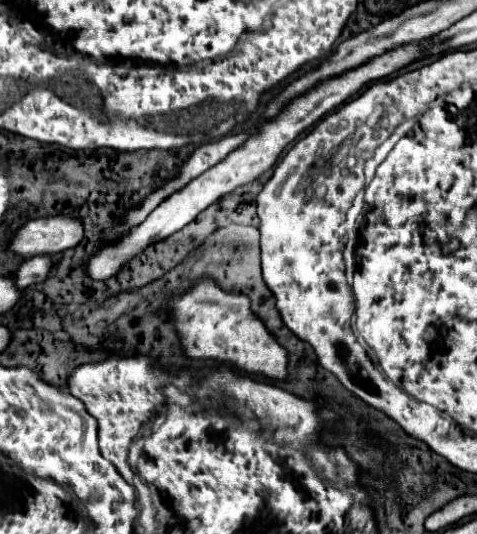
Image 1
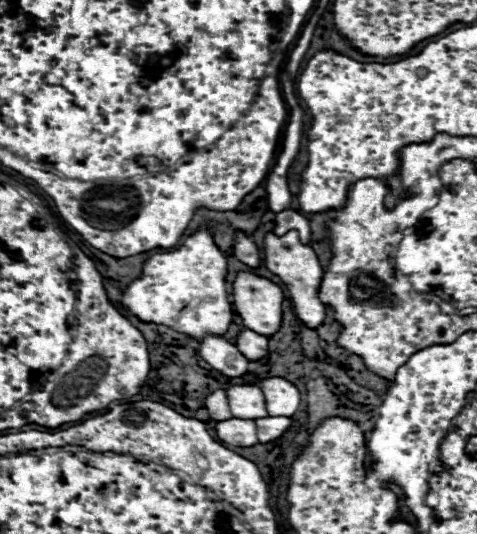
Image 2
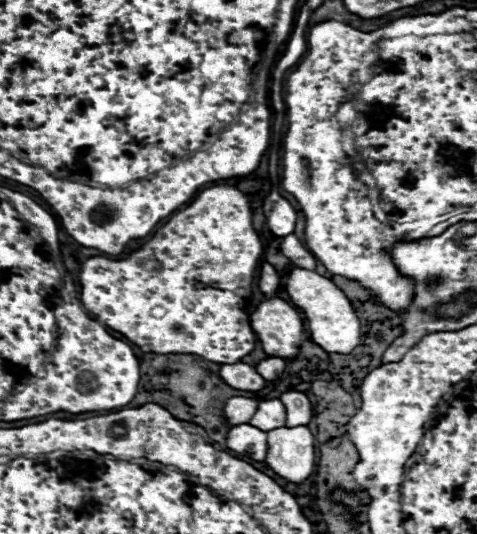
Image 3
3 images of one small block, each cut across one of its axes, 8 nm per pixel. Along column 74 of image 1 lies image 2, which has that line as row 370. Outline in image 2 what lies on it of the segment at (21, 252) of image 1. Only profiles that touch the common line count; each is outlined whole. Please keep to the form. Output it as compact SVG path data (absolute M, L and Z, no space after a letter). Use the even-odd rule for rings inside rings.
M204 336L200 342L200 356L224 376L238 378L248 370L248 360L238 352L234 344L230 344L222 336Z

